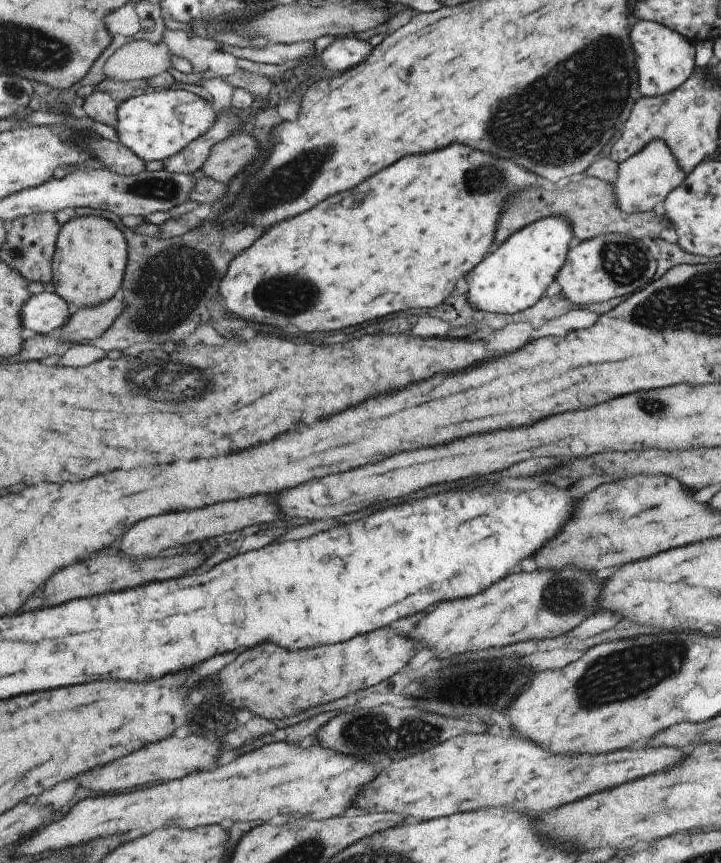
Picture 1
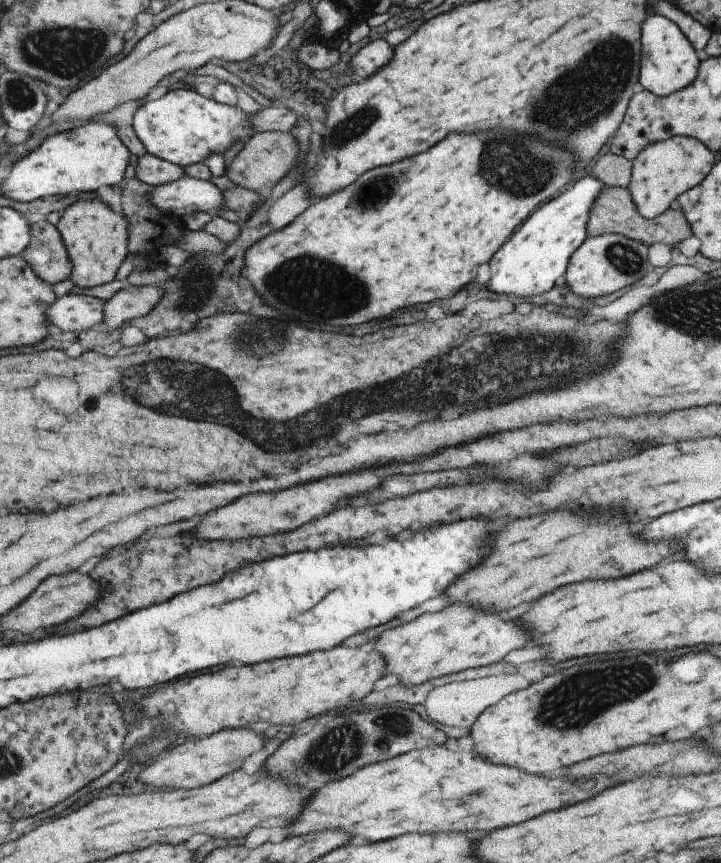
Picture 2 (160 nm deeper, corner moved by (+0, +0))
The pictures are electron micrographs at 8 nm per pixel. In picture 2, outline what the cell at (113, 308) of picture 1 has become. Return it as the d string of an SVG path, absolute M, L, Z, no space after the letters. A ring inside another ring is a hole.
M156 285L129 286L107 300L102 329L115 330L130 320L146 315L162 299L164 292Z

